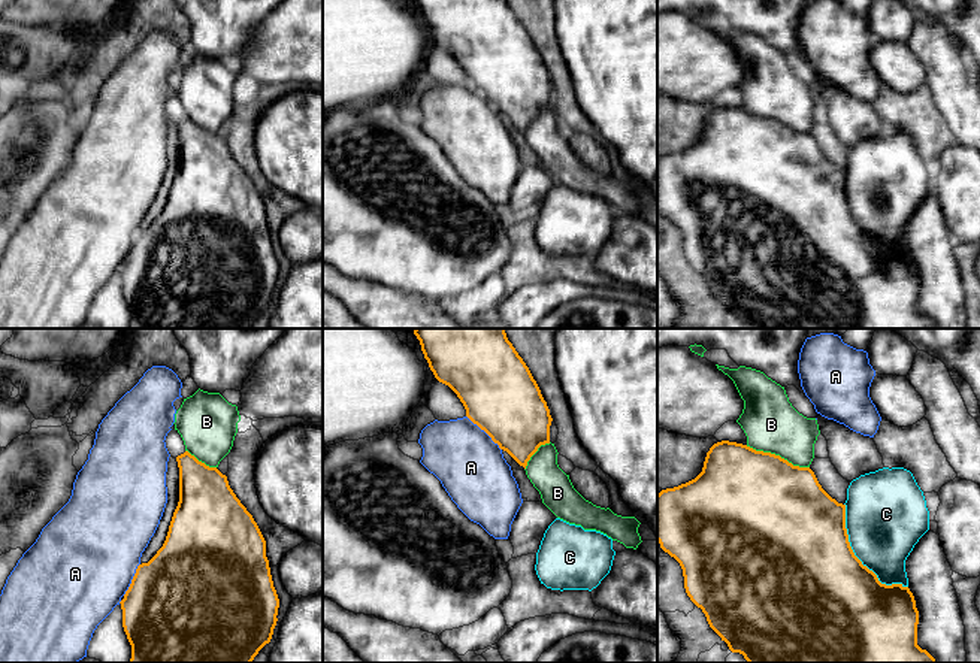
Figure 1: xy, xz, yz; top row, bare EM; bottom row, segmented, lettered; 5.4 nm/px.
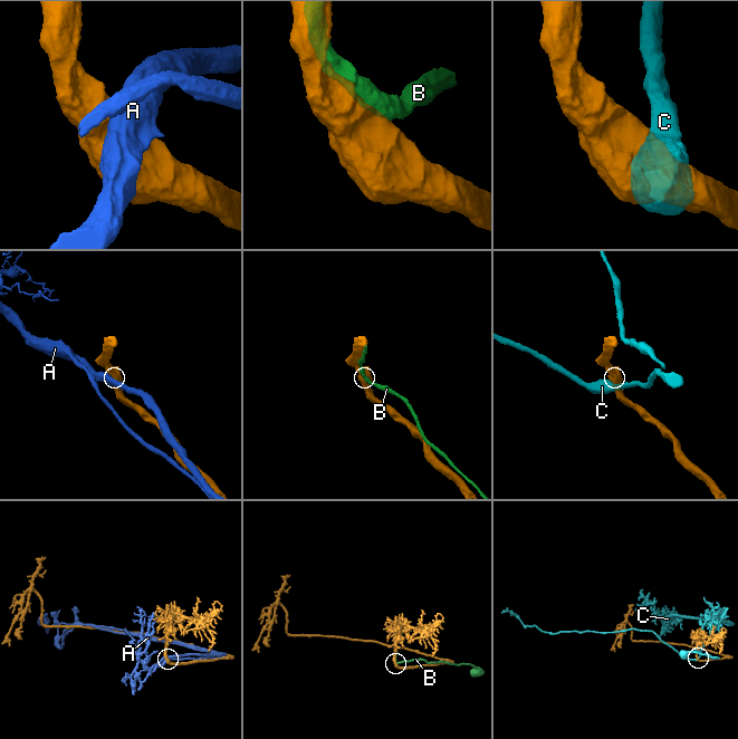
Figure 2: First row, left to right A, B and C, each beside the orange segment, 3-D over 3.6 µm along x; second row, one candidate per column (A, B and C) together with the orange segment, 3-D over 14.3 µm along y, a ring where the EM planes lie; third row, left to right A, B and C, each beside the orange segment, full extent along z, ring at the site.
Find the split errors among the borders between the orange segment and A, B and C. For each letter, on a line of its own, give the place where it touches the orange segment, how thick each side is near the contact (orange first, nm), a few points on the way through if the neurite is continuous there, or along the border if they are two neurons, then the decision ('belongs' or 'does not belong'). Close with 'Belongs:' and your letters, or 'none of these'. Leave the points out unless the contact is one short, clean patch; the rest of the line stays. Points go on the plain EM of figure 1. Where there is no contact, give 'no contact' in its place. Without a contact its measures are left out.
A: xz (484, 96) | 400/360 nm | does not belong
B: yz (777, 121) | 500/300 nm | belongs
C: yz (856, 223) | 500/420 nm | does not belong
Belongs: B

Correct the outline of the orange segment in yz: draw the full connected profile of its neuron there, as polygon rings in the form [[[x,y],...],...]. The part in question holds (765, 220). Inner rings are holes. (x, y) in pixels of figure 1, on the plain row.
[[[716,31],[734,46],[744,66],[744,75],[736,88],[744,96],[747,109],[729,106],[714,109],[707,118],[702,137],[695,145],[657,160],[657,208],[680,228],[686,258],[702,275],[710,293],[732,318],[742,320],[748,329],[937,329],[926,315],[917,311],[919,276],[913,258],[902,249],[881,249],[877,240],[855,221],[846,194],[846,170],[832,164],[810,134],[814,109],[820,100],[817,85],[799,79],[789,67],[784,52],[763,37],[745,31],[738,34]]]

